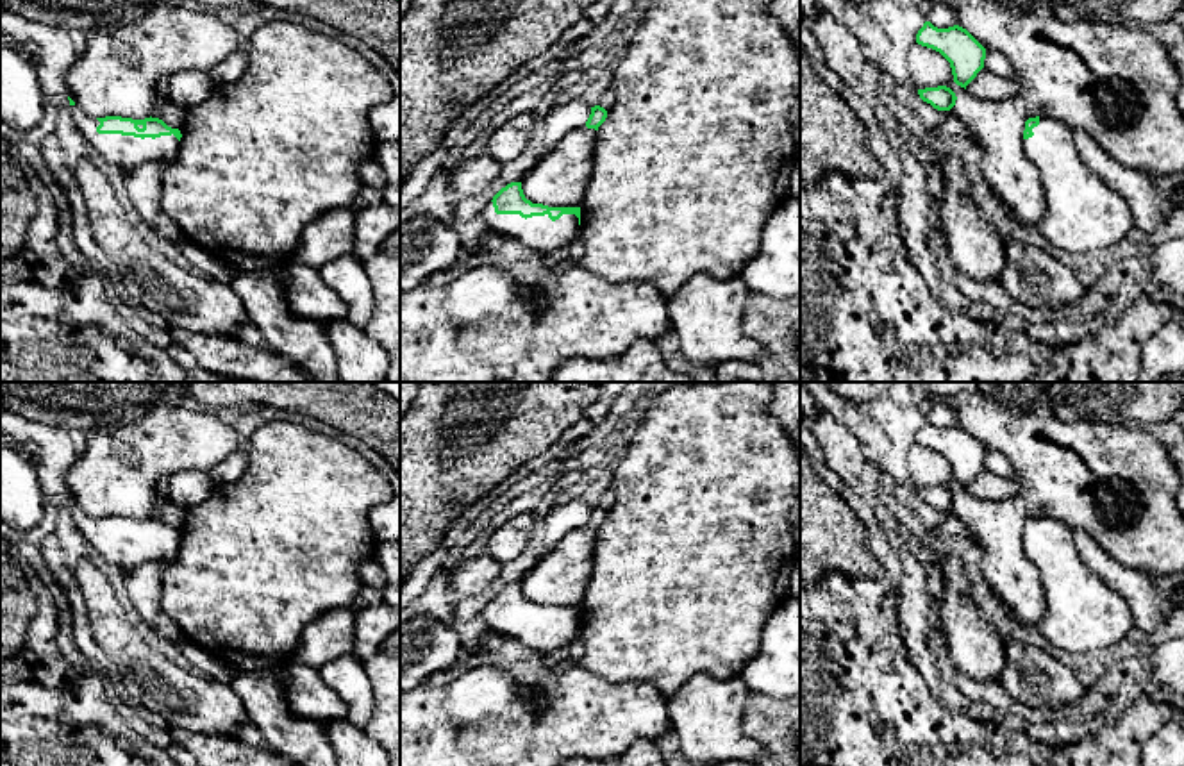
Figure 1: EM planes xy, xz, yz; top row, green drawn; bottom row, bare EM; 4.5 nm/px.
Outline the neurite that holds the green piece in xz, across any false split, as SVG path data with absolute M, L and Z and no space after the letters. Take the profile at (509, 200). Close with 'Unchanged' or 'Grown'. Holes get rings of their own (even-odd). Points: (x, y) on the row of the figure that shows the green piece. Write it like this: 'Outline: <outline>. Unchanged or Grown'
Outline: M521 182L502 187L480 218L495 234L505 234L548 255L570 248L580 229L580 207L548 207L525 198Z. Grown

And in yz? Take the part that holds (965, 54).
Outline: M925 21L916 43L939 52L950 62L954 82L964 89L984 68L986 48L959 25L938 29Z. Unchanged

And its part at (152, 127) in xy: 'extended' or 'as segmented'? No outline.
extended

